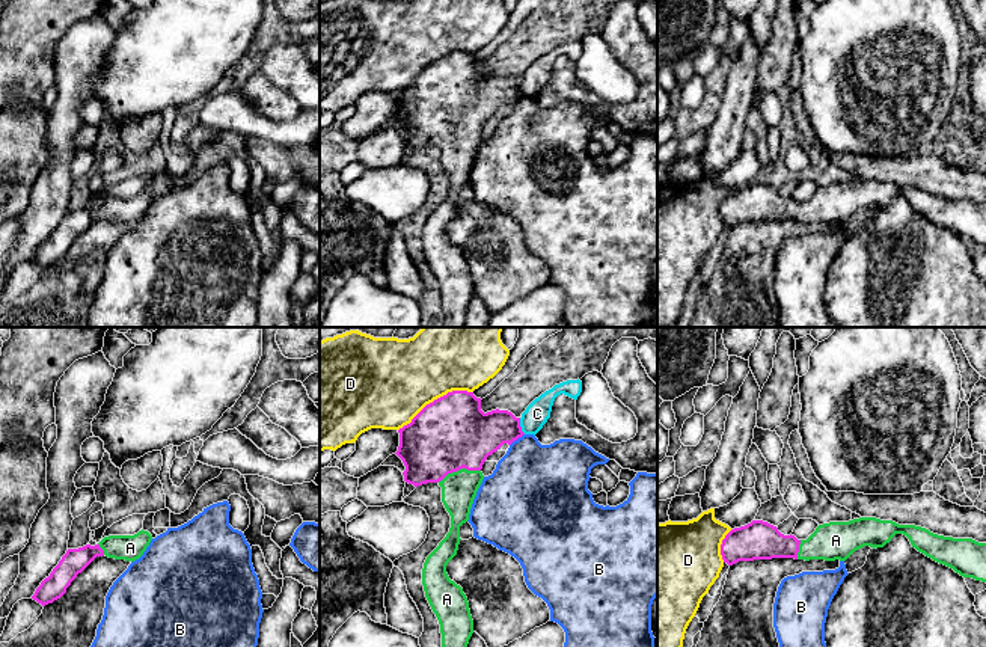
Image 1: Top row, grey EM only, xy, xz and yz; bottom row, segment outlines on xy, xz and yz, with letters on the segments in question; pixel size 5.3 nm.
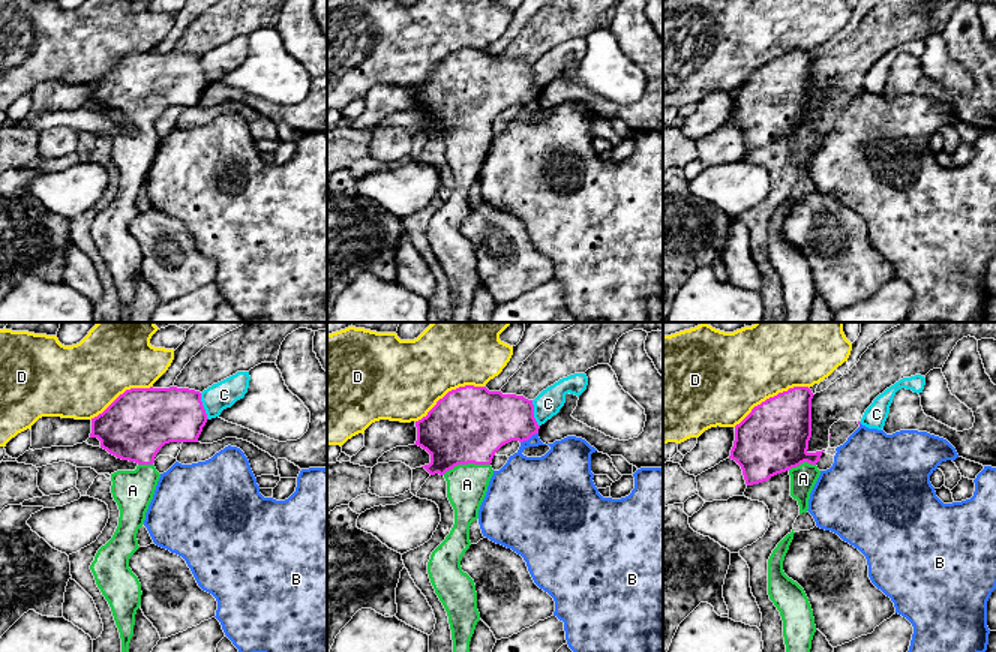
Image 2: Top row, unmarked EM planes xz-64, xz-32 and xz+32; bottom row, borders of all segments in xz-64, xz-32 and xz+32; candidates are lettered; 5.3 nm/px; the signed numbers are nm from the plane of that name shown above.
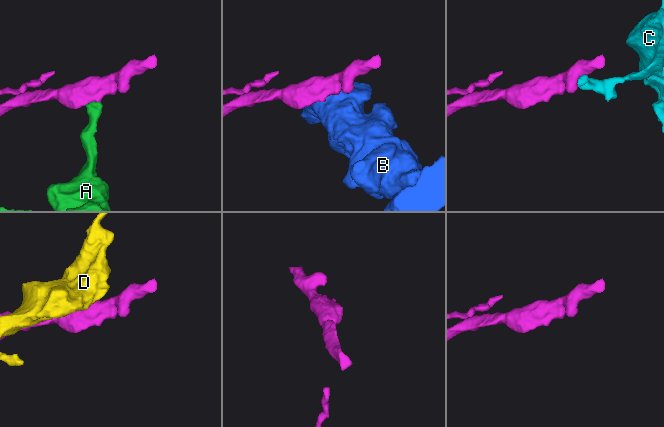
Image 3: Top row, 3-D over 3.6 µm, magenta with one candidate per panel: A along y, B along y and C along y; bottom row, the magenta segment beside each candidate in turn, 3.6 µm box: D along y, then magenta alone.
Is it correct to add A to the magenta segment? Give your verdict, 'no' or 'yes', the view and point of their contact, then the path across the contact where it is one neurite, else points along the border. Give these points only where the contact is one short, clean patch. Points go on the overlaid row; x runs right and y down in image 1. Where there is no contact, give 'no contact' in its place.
yes | xz (459, 469) | across xz (451, 433), (451, 453), (459, 469), (459, 489)

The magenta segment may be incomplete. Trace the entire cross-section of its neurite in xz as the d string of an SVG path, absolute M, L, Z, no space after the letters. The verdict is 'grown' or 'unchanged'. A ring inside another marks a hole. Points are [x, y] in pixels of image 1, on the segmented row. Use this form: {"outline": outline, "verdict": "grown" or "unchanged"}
{"outline": "M452 391L427 404L398 430L395 452L404 463L404 481L415 487L437 483L451 528L427 557L422 569L425 597L436 614L442 647L467 647L473 620L463 588L449 579L448 563L457 555L460 526L469 520L481 472L488 455L525 433L520 418L508 410L481 410L473 392Z", "verdict": "grown"}

